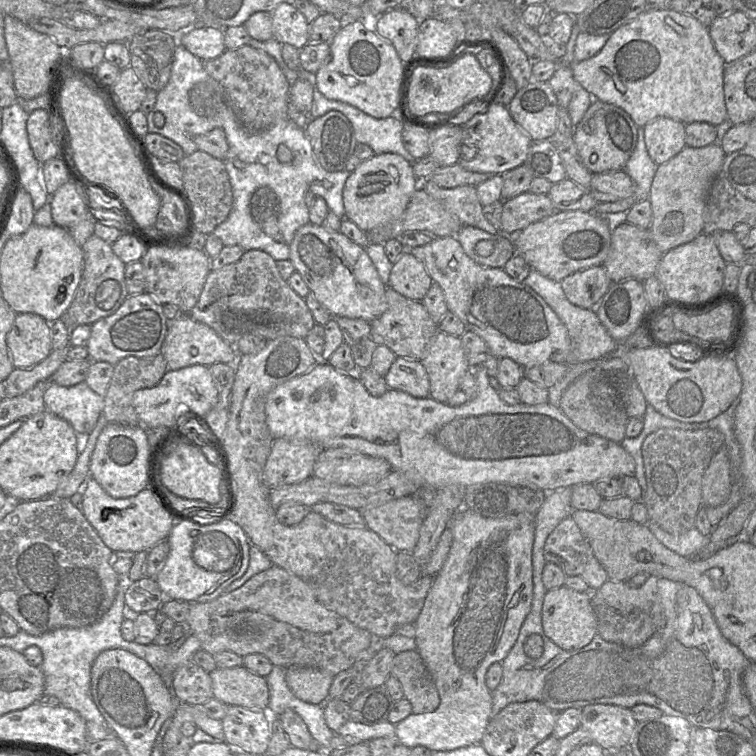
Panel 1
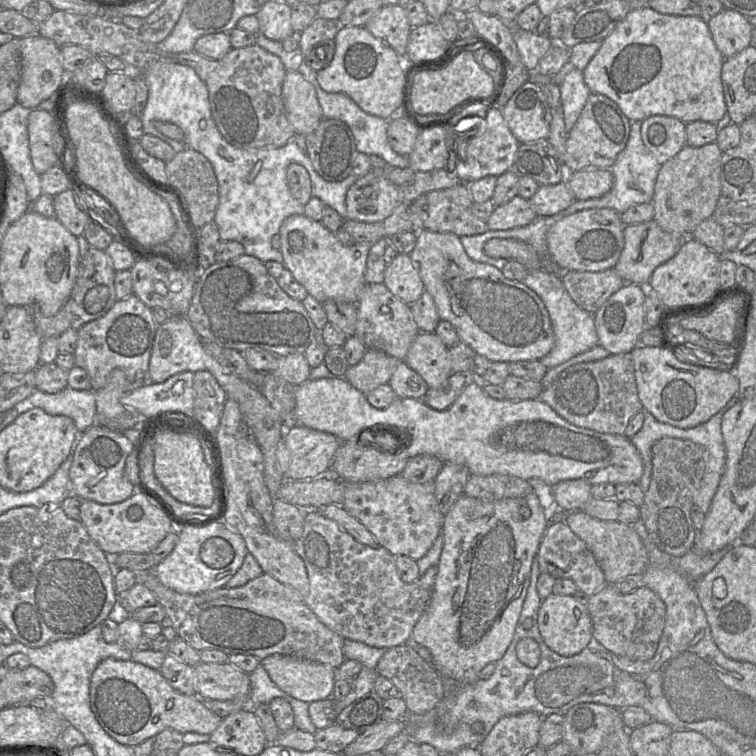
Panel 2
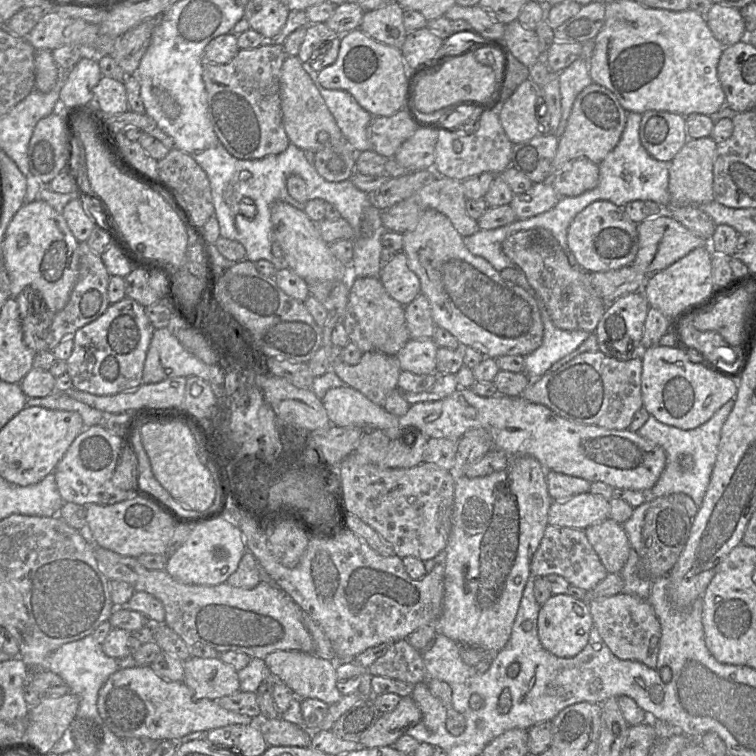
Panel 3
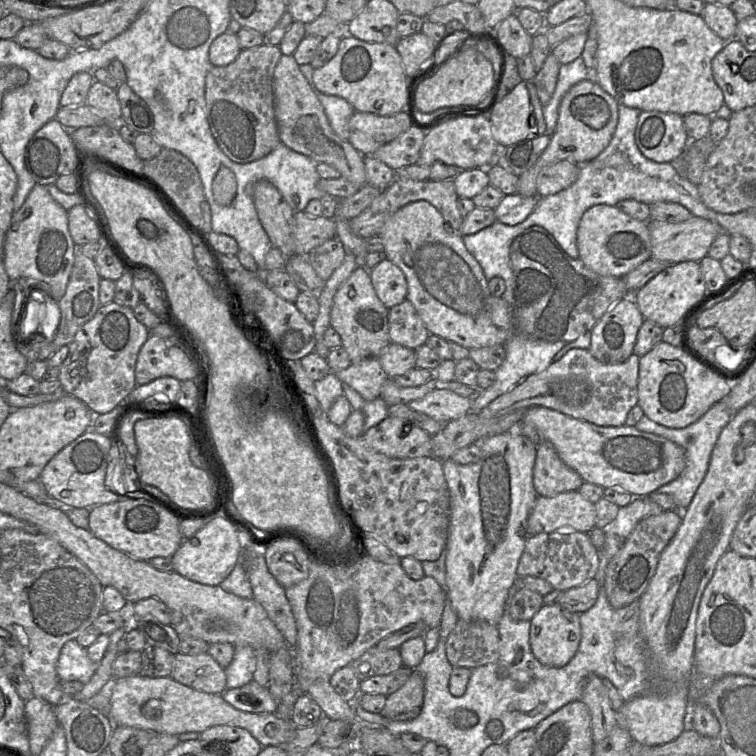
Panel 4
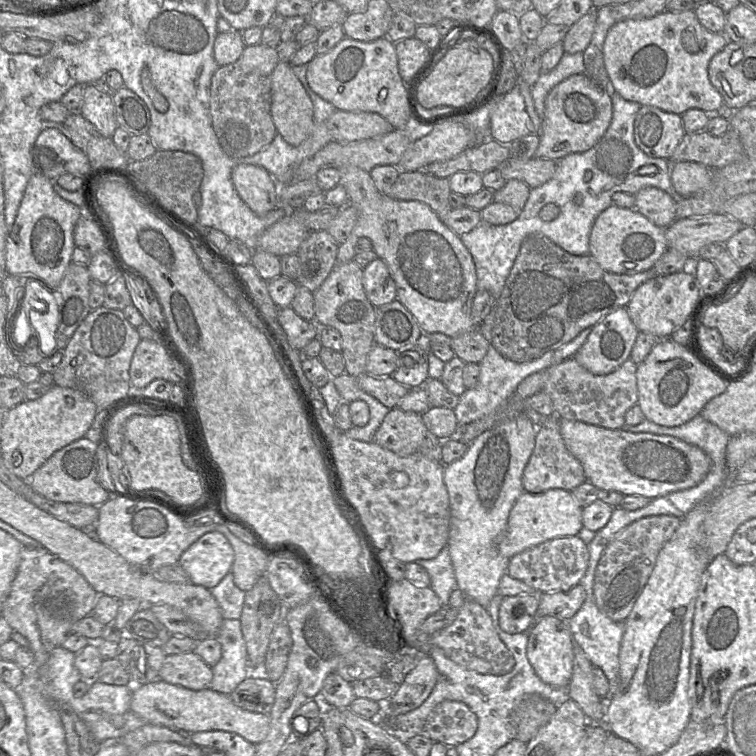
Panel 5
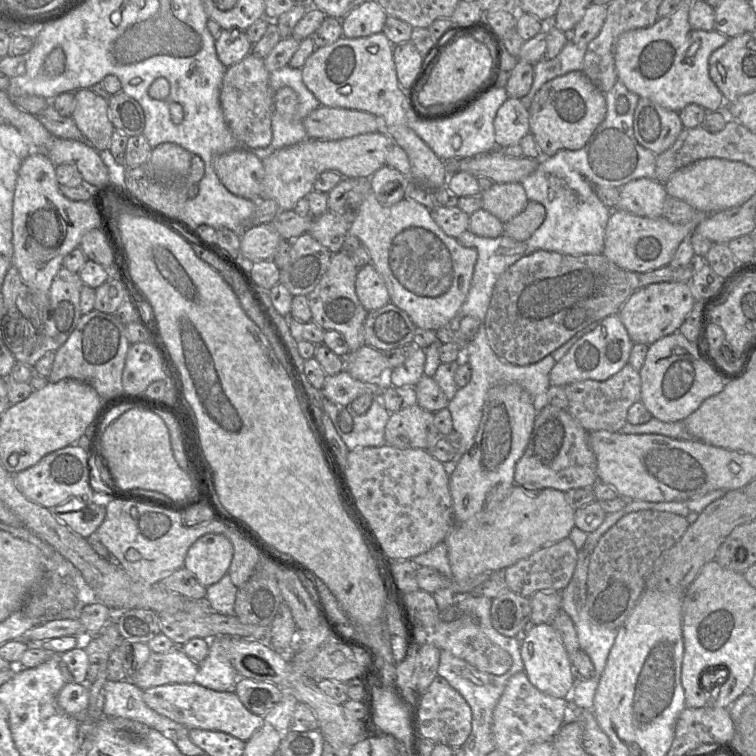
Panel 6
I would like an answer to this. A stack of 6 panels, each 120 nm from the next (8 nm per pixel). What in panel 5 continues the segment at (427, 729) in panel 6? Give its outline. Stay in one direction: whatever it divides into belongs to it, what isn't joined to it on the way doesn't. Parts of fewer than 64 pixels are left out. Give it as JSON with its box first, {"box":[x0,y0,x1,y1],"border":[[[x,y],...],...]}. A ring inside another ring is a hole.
{"box":[424,700,478,747],"border":[[[444,700],[429,713],[424,724],[424,734],[433,742],[447,747],[469,740],[476,732],[478,720],[463,702]]]}

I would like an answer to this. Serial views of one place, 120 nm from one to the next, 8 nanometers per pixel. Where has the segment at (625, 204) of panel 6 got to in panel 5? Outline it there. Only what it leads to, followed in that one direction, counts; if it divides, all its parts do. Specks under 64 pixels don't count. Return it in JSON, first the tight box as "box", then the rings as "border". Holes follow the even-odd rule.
{"box":[634,188,677,228],"border":[[[643,188],[634,198],[634,209],[659,227],[666,228],[677,219],[677,199],[659,188]]]}

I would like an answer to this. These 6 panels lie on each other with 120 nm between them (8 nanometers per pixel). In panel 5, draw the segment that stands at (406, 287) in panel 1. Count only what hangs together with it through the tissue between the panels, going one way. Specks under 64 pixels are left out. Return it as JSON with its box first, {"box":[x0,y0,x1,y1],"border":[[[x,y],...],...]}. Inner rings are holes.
{"box":[362,258,397,307],"border":[[[376,258],[363,268],[362,284],[366,296],[374,307],[380,307],[396,299],[397,289],[385,262]]]}

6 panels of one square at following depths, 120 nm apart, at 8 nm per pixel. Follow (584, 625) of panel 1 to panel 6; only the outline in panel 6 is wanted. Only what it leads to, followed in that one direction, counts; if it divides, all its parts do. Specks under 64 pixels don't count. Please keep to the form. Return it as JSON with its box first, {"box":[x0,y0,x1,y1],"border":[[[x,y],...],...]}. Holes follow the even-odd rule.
{"box":[521,623,574,699],"border":[[[550,623],[533,625],[521,642],[524,672],[539,691],[556,698],[568,699],[574,686],[574,669],[562,641]]]}

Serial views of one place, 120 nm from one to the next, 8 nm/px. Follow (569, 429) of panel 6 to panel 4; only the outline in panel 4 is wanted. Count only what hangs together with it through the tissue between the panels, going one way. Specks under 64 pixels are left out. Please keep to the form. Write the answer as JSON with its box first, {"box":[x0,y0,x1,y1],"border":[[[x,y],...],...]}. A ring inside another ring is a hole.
{"box":[533,440,583,497],"border":[[[542,440],[537,444],[536,459],[533,467],[533,486],[538,496],[554,497],[563,492],[577,491],[583,482],[582,477],[560,459],[549,442]]]}

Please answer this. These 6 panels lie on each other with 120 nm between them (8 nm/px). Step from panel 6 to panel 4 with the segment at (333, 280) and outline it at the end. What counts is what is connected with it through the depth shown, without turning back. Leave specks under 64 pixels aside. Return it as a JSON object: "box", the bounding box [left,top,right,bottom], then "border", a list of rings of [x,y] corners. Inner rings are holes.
{"box":[330,265,391,362],"border":[[[358,265],[336,292],[330,312],[330,326],[340,335],[351,362],[379,357],[391,344],[388,312],[374,290],[369,270]]]}

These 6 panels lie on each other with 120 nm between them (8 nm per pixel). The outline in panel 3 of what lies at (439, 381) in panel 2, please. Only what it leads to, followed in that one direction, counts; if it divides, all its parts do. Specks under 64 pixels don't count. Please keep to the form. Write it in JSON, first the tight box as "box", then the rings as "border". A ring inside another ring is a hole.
{"box":[397,338,438,374],"border":[[[433,338],[409,339],[397,353],[401,370],[414,374],[435,374],[438,345]]]}

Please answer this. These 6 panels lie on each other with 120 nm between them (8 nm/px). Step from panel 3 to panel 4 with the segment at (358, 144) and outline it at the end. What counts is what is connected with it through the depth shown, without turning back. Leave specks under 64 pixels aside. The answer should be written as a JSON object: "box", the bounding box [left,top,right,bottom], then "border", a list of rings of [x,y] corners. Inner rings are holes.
{"box":[311,87,355,141],"border":[[[311,87],[311,89],[322,104],[333,131],[348,141],[348,120],[355,112],[354,108],[342,97],[324,94],[316,87]]]}

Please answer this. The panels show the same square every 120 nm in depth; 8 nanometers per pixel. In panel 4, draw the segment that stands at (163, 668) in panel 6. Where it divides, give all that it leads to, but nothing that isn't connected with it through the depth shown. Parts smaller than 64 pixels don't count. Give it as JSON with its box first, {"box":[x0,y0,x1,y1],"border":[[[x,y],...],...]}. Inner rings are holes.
{"box":[170,653,227,694],"border":[[[208,653],[174,655],[170,677],[182,685],[209,694],[227,689],[225,670]]]}

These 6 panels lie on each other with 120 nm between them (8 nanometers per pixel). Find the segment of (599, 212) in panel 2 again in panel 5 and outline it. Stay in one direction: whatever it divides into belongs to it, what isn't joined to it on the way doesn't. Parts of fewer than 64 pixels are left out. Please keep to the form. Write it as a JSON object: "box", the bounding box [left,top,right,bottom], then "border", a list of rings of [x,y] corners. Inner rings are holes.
{"box":[589,205,668,274],"border":[[[610,205],[596,218],[589,237],[589,255],[606,271],[615,274],[635,274],[650,270],[668,249],[665,228],[653,224],[644,215],[633,209]]]}

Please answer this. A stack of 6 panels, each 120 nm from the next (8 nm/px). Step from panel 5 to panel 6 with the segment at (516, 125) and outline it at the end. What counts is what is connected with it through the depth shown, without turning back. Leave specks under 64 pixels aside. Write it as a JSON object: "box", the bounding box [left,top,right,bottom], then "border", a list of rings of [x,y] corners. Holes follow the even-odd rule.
{"box":[494,98,530,147],"border":[[[508,98],[498,109],[494,119],[494,136],[497,147],[519,143],[530,133],[529,112],[520,99]]]}

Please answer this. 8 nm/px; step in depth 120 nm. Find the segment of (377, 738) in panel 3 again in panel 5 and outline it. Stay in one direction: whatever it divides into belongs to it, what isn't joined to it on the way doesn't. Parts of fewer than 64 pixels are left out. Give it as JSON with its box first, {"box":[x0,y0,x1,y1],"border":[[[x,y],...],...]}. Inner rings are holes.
{"box":[389,654,439,706],"border":[[[428,654],[419,656],[416,667],[406,674],[403,683],[389,699],[389,706],[420,706],[432,692],[439,677],[433,659]]]}

